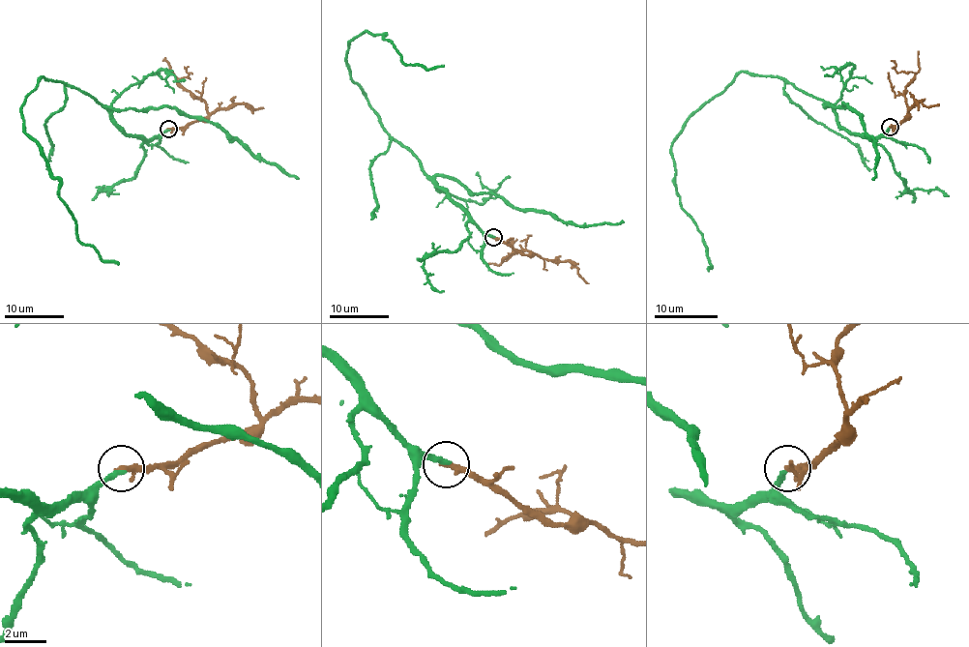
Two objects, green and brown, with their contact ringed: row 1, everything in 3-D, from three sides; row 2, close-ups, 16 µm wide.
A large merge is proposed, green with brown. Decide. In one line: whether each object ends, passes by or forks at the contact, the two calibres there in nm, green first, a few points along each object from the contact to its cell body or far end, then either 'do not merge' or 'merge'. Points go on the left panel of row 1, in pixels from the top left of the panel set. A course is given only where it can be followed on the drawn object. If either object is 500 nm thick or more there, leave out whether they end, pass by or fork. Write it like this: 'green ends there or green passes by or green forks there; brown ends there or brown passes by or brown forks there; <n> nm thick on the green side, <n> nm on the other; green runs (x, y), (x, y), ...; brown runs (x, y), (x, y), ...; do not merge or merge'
green ends there; brown ends there; 260 nm thick on the green side, 320 nm on the other; green runs (168, 129), (130, 136), (100, 102), (42, 77), (24, 102), (24, 129), (60, 183), (77, 238), (119, 264); brown runs (168, 129), (183, 129), (208, 116), (207, 103), (194, 98), (177, 80), (189, 77), (186, 70), (189, 67); merge

